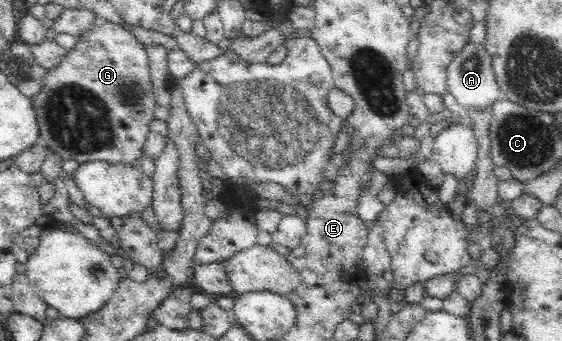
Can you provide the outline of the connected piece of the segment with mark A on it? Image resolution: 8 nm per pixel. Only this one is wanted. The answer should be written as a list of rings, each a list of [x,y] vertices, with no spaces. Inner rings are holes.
[[[468,43],[464,45],[464,49],[449,63],[446,81],[447,92],[454,97],[456,103],[466,109],[471,109],[471,111],[486,111],[486,109],[491,109],[493,103],[502,97],[495,73],[493,72],[491,58],[488,57],[483,44]]]

